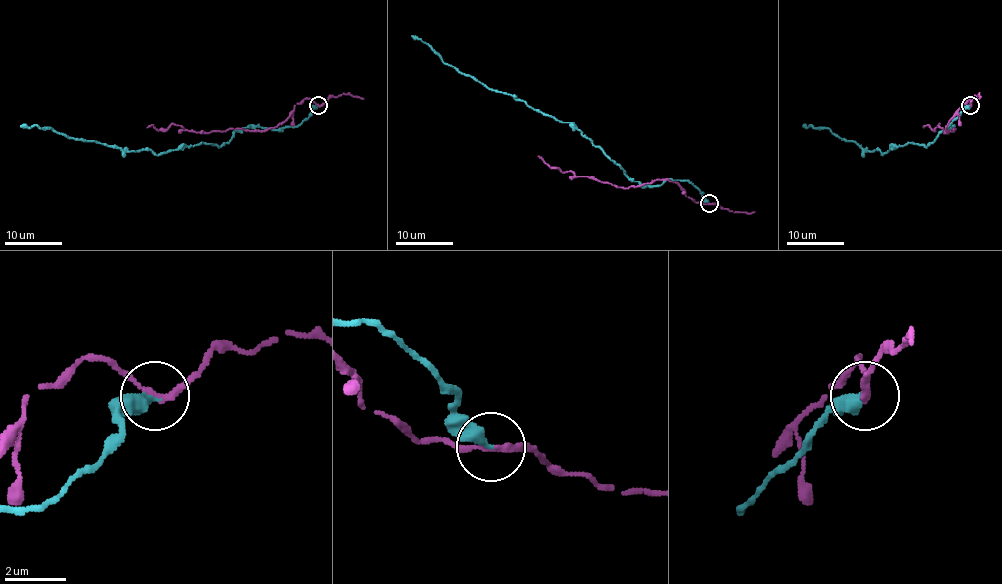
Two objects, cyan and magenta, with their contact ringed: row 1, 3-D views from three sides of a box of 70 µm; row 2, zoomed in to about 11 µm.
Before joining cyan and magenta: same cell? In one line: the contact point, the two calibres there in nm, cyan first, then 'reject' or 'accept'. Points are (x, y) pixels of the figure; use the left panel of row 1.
place (318, 105); calibres 460 and 180 nm; reject

